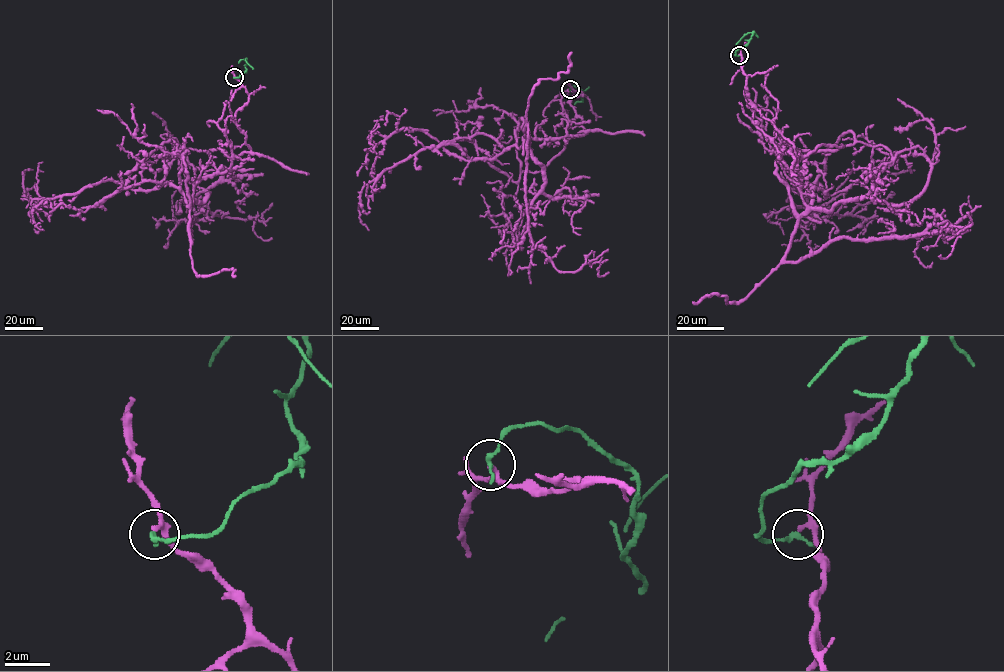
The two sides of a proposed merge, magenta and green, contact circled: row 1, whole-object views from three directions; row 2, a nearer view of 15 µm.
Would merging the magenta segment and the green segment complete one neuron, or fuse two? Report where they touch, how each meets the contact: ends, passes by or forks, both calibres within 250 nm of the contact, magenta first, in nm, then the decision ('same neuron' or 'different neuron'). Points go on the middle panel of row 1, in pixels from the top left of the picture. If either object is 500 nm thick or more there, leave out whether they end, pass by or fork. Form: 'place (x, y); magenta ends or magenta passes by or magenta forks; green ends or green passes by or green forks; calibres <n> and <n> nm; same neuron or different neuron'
place (570, 89); magenta passes by; green ends; calibres 170 and 240 nm; same neuron

